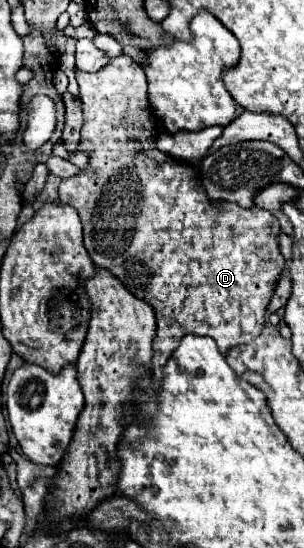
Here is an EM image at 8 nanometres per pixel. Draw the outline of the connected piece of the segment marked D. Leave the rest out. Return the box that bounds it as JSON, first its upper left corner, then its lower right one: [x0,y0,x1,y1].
[60,56,284,384]

